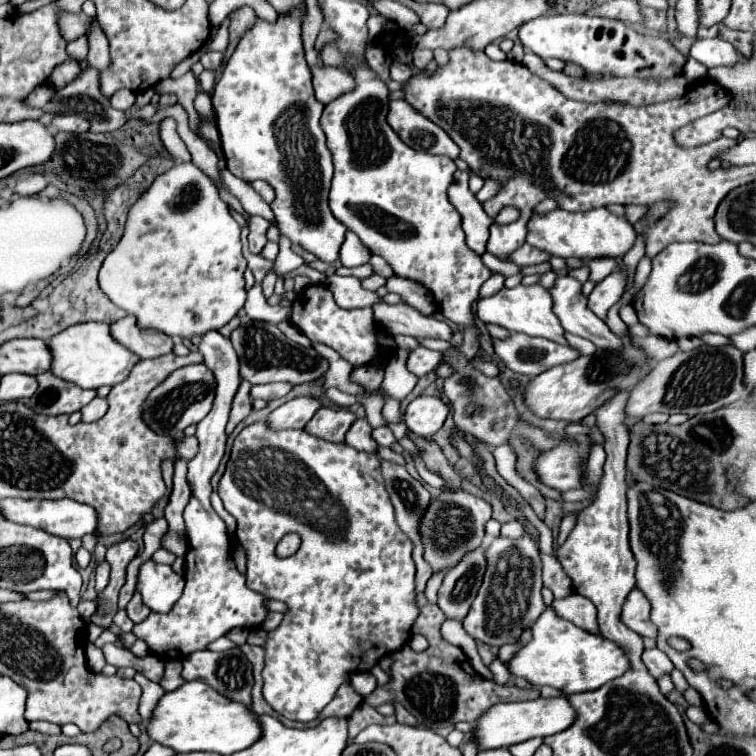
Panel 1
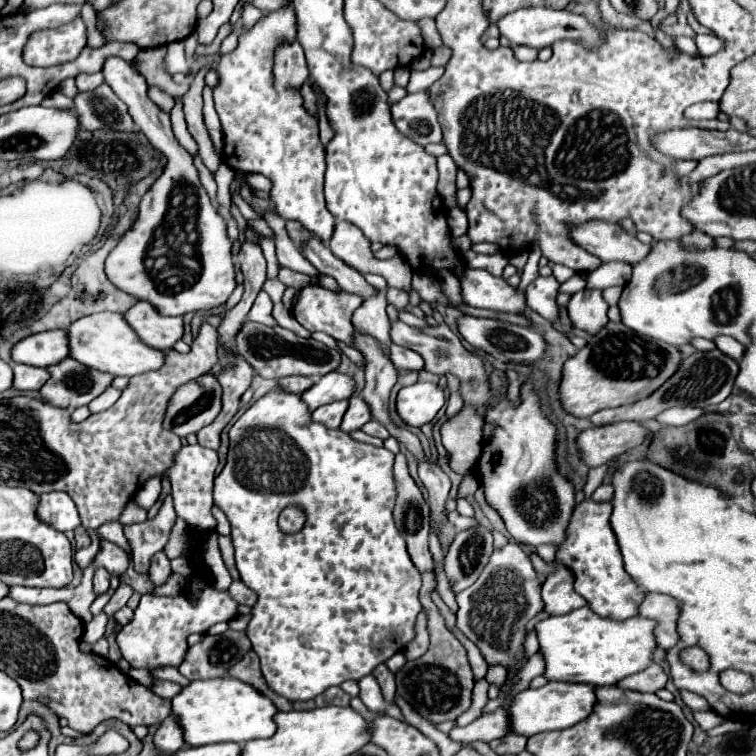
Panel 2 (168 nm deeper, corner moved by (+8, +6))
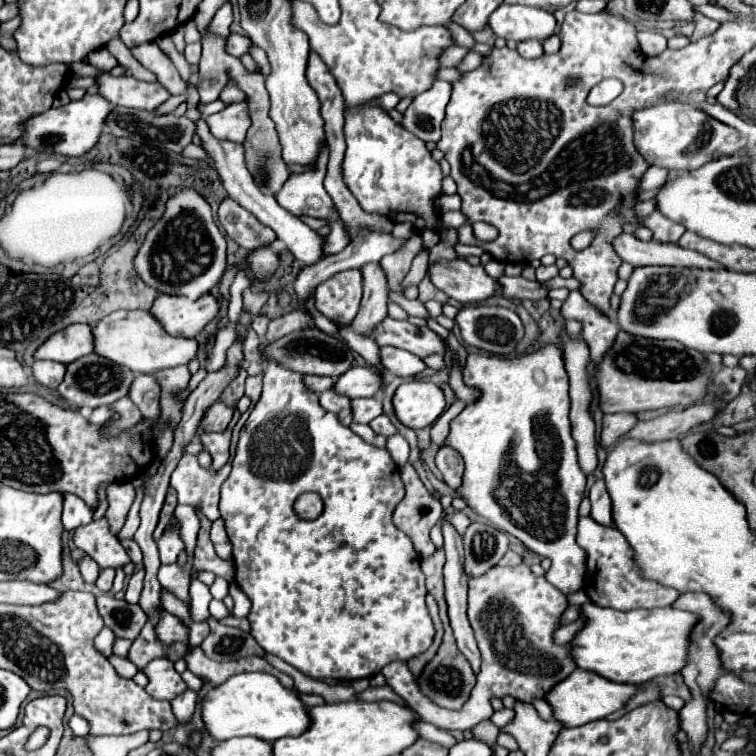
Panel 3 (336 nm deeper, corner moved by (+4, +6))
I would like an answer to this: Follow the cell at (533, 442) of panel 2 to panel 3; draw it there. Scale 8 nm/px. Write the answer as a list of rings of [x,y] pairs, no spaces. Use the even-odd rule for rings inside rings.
[[[545,344],[545,346],[539,348],[537,352],[531,352],[531,354],[525,354],[525,356],[517,356],[517,358],[497,358],[497,356],[487,356],[487,354],[469,354],[469,356],[467,356],[467,362],[465,362],[465,368],[463,368],[463,382],[465,382],[469,388],[477,388],[477,390],[479,390],[479,398],[477,398],[475,402],[467,404],[467,406],[463,408],[463,412],[451,420],[451,424],[449,424],[449,426],[451,426],[451,428],[449,428],[449,436],[447,436],[447,440],[445,440],[445,446],[457,450],[457,452],[463,456],[463,460],[465,460],[463,482],[461,482],[461,486],[457,488],[457,494],[467,500],[469,508],[473,508],[479,516],[487,518],[495,528],[513,534],[513,536],[519,538],[531,552],[537,552],[539,556],[549,558],[553,564],[551,564],[551,570],[545,574],[545,578],[547,578],[555,588],[559,588],[563,594],[581,590],[581,588],[583,588],[585,570],[587,570],[587,564],[585,564],[587,554],[583,552],[581,546],[577,546],[575,534],[577,534],[577,520],[579,520],[577,510],[579,510],[579,504],[581,504],[583,494],[585,494],[587,476],[579,470],[577,452],[575,452],[575,440],[571,438],[571,424],[569,424],[569,382],[567,382],[567,372],[565,372],[565,368],[563,368],[561,350],[559,350],[555,344]]]

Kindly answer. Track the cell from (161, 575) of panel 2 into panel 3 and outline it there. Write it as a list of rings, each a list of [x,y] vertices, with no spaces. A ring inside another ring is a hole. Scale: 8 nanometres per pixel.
[[[167,524],[167,528],[163,530],[163,536],[157,540],[157,546],[159,546],[161,562],[163,564],[173,564],[185,548],[185,544],[181,540],[181,526]]]

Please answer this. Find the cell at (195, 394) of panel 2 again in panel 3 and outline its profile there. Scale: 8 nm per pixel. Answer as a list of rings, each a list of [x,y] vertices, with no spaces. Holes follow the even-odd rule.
[[[217,400],[211,406],[211,410],[207,412],[207,418],[203,418],[203,430],[223,432],[223,430],[227,430],[231,418],[233,418],[233,410],[229,406],[225,406],[221,400]]]

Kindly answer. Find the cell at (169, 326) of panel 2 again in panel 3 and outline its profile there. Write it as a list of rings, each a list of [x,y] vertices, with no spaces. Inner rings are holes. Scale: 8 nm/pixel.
[[[161,294],[151,312],[155,314],[155,318],[159,318],[159,322],[163,322],[165,330],[171,336],[185,336],[185,338],[193,338],[197,336],[209,322],[219,318],[219,300],[213,294],[203,294],[197,300],[189,300],[187,296],[169,296],[169,294]]]

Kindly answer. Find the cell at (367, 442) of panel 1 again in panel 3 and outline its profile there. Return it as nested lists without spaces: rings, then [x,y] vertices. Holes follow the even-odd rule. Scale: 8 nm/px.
[[[367,398],[351,400],[351,408],[353,408],[353,420],[359,424],[369,424],[375,416],[383,412],[381,400],[367,400]]]

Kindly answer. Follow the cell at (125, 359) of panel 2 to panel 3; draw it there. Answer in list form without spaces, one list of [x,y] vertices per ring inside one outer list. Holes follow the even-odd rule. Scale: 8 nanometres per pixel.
[[[119,310],[95,324],[95,352],[127,366],[135,374],[155,374],[165,368],[175,368],[189,364],[197,358],[199,342],[195,338],[171,336],[165,332],[163,324],[145,310]]]

